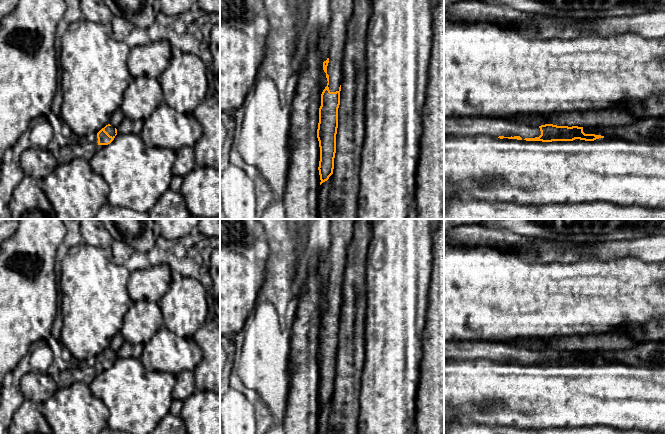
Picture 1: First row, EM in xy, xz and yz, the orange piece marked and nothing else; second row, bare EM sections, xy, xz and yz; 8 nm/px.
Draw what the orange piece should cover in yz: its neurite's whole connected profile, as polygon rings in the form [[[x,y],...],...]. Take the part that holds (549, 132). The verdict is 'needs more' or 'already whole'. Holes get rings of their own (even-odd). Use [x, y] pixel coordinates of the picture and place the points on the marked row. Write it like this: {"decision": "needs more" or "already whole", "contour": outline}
{"decision": "needs more", "contour": [[[462,117],[462,118],[444,118],[444,135],[453,136],[475,136],[489,135],[500,139],[517,139],[526,141],[573,141],[575,139],[594,141],[599,138],[604,138],[601,135],[585,134],[583,127],[578,126],[557,126],[553,124],[545,124],[541,126],[530,126],[522,123],[517,123],[503,118],[482,118],[482,117]]]}

